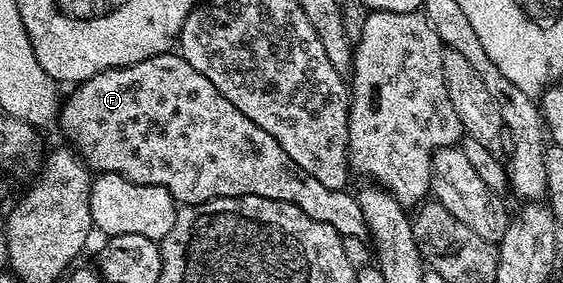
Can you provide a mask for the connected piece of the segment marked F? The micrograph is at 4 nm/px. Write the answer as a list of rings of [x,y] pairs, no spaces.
[[[169,51],[152,58],[144,58],[140,62],[129,64],[126,68],[109,68],[103,72],[97,72],[92,78],[81,81],[75,88],[78,89],[67,100],[65,97],[60,104],[62,132],[66,135],[67,141],[65,140],[65,143],[73,149],[78,159],[95,173],[111,172],[112,174],[120,174],[137,184],[164,186],[164,190],[168,190],[168,194],[172,194],[175,201],[182,206],[202,204],[206,200],[215,200],[221,196],[272,198],[273,200],[296,205],[300,210],[304,210],[304,214],[308,214],[308,218],[316,218],[320,222],[332,226],[343,237],[365,237],[367,235],[366,215],[360,210],[357,195],[350,193],[349,196],[349,191],[340,188],[329,188],[324,186],[324,182],[316,182],[316,178],[312,178],[312,174],[308,174],[308,170],[304,170],[296,162],[292,162],[292,158],[288,158],[288,154],[284,154],[280,142],[276,142],[276,138],[272,138],[272,134],[268,134],[268,130],[260,130],[260,126],[256,126],[256,122],[252,122],[252,118],[240,114],[240,110],[236,110],[236,106],[232,106],[232,102],[228,102],[228,98],[224,98],[224,94],[220,94],[216,90],[216,86],[212,86],[212,82],[208,82],[208,78],[204,78],[204,74],[200,74],[200,70],[193,68],[181,54]]]

